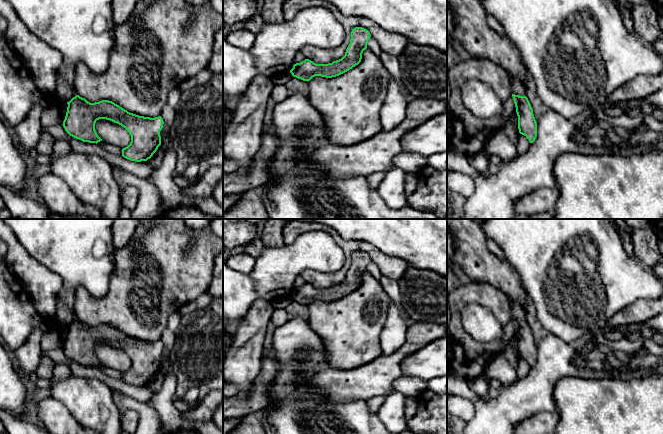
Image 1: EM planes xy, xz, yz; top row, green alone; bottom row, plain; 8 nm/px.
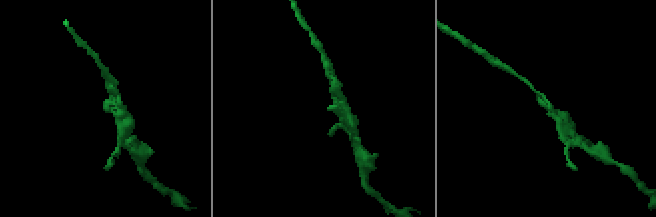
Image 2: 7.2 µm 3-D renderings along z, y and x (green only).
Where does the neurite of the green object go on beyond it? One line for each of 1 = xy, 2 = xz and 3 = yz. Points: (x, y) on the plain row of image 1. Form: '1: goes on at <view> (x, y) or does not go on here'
1: does not go on here
2: does not go on here
3: does not go on here

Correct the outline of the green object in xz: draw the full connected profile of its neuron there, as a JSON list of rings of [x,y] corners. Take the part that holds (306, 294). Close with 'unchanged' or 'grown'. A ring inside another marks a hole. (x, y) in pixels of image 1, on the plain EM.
[[[355,251],[351,255],[351,264],[345,279],[328,288],[316,288],[309,283],[293,289],[290,297],[293,301],[303,305],[310,305],[315,300],[332,302],[339,300],[361,286],[362,277],[367,272],[371,258],[362,251]]]; unchanged

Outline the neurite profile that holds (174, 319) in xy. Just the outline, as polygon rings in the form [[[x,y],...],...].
[[[176,312],[169,316],[168,323],[167,323],[167,329],[173,332],[176,331],[176,329],[178,328],[180,324],[181,314],[182,312]]]

